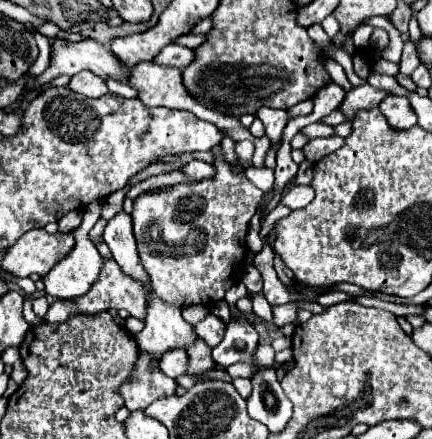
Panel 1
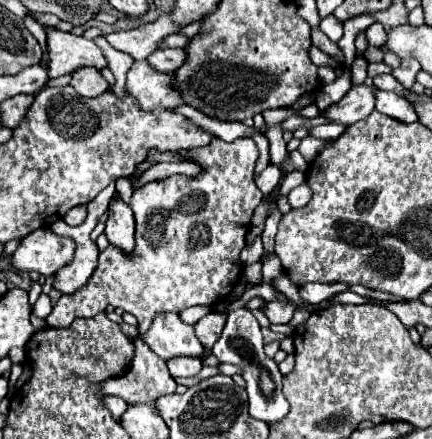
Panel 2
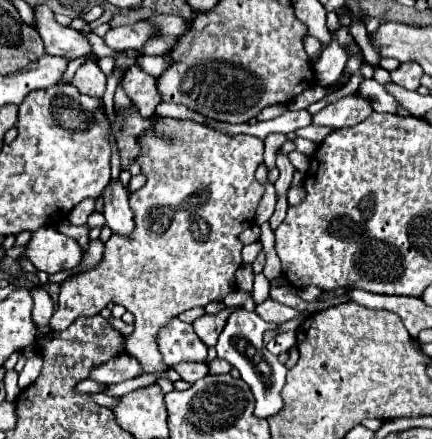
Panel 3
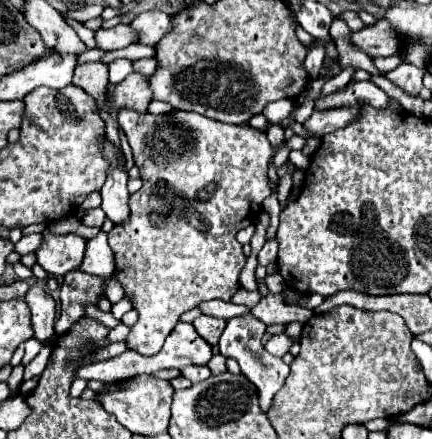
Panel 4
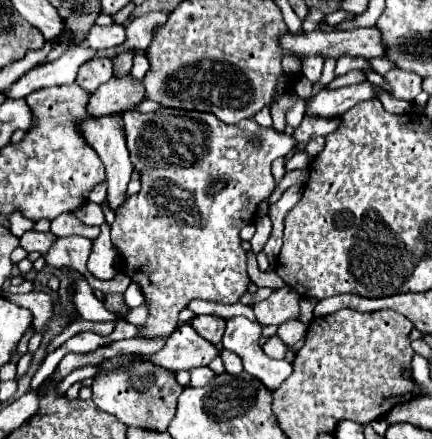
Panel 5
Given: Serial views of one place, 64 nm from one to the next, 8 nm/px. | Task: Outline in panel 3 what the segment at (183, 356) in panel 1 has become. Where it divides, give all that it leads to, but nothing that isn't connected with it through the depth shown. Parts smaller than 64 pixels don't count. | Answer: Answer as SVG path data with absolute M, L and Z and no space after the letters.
M178 364L174 368L180 374L180 378L190 382L190 384L200 380L200 378L204 378L208 374L208 366L206 364Z

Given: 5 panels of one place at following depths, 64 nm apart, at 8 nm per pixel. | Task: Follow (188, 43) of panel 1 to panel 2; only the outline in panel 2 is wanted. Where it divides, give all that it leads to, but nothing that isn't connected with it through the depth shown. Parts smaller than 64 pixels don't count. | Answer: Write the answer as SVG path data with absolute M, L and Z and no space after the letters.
M168 34L160 42L160 48L182 48L182 44L186 44L186 42L188 42L188 38L182 34Z

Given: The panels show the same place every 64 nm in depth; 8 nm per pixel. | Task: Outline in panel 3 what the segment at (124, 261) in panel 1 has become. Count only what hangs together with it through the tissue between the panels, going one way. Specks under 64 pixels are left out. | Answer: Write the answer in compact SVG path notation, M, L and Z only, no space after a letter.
M120 178L110 180L110 184L102 192L102 200L104 200L102 214L112 232L114 234L132 232L134 220L132 220L132 210L128 206L128 190L120 182Z

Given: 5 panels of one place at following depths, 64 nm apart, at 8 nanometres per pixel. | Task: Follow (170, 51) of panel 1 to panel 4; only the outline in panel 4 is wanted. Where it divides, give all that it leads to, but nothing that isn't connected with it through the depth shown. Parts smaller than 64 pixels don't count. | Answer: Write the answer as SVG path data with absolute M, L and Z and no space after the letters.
M154 58L134 60L134 72L142 74L142 76L150 76L154 70L156 70L156 60L154 60Z

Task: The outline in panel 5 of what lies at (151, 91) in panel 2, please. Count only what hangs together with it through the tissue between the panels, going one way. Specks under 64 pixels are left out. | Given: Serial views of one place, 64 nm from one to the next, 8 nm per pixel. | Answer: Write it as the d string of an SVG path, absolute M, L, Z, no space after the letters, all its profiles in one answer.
M112 78L110 82L102 84L94 94L90 94L90 100L86 104L86 112L92 116L108 116L124 110L132 110L138 102L142 102L144 92L140 80L128 78Z

